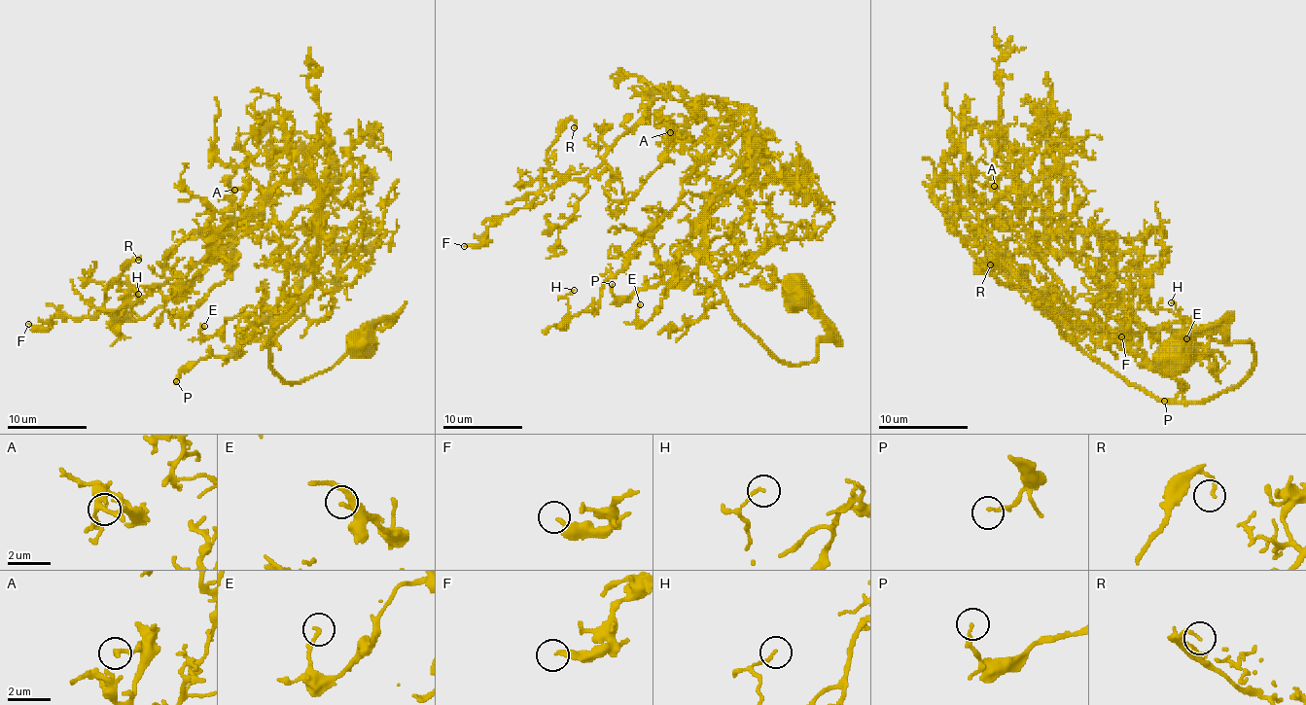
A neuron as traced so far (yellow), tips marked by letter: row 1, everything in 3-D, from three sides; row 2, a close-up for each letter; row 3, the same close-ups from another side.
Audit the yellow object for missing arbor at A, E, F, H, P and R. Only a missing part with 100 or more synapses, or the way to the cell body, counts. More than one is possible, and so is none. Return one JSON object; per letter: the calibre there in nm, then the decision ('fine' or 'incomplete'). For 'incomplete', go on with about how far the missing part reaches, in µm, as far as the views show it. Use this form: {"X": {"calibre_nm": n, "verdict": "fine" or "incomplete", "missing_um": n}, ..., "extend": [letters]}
{"A": {"calibre_nm": 100, "verdict": "fine"}, "E": {"calibre_nm": 180, "verdict": "fine"}, "F": {"calibre_nm": 220, "verdict": "fine"}, "H": {"calibre_nm": 140, "verdict": "fine"}, "P": {"calibre_nm": 160, "verdict": "fine"}, "R": {"calibre_nm": 140, "verdict": "fine"}, "extend": []}

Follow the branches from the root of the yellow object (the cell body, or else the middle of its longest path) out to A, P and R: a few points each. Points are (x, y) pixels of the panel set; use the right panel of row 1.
A: (1171, 356), (1220, 332), (1253, 366), (1169, 401), (1090, 359), (961, 213), (971, 195), (994, 220), (994, 186)
P: (1171, 356), (1220, 332), (1253, 366), (1200, 401), (1126, 383), (1019, 276), (1028, 242), (1164, 401)
R: (1171, 356), (1220, 332), (1253, 366), (1157, 399), (978, 225), (985, 266), (1047, 294), (990, 264)

